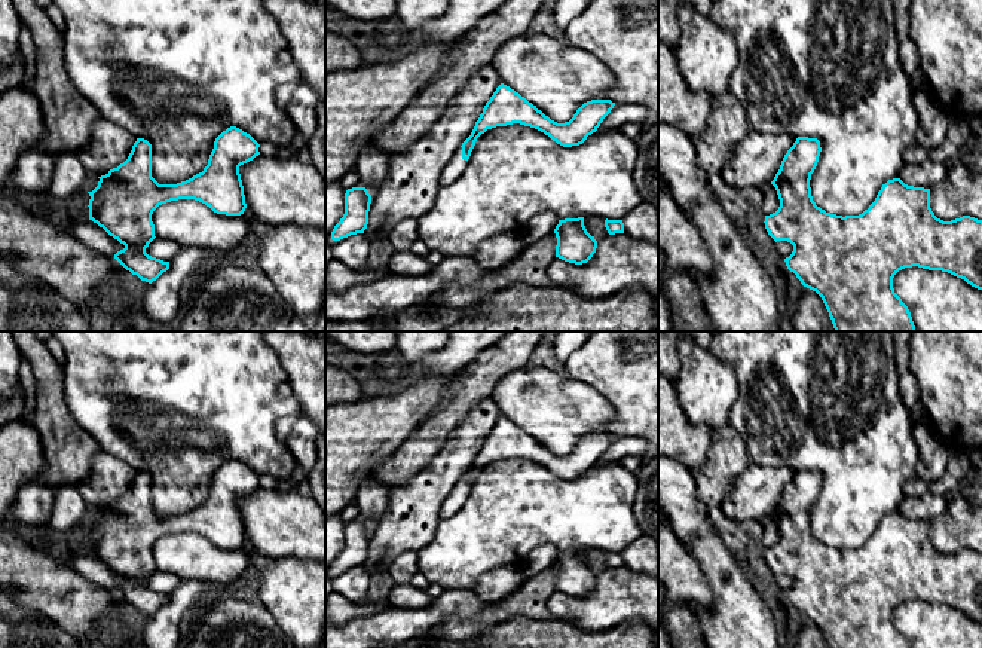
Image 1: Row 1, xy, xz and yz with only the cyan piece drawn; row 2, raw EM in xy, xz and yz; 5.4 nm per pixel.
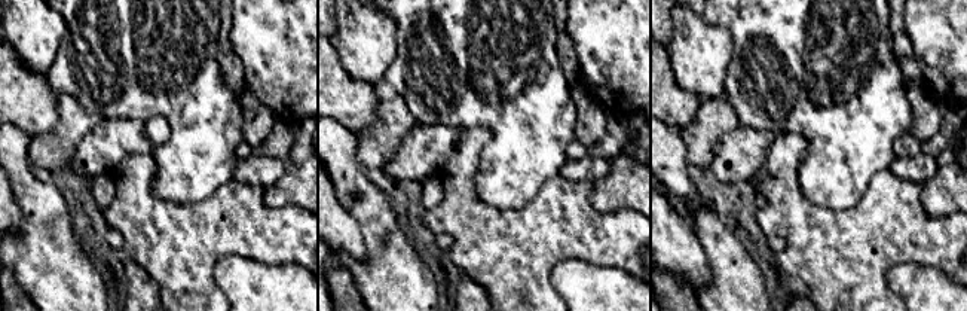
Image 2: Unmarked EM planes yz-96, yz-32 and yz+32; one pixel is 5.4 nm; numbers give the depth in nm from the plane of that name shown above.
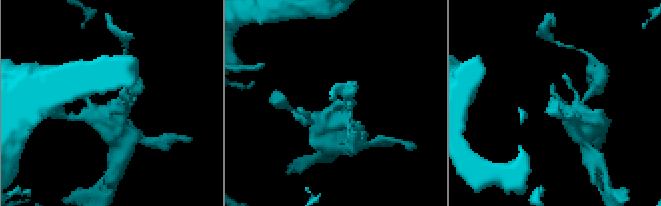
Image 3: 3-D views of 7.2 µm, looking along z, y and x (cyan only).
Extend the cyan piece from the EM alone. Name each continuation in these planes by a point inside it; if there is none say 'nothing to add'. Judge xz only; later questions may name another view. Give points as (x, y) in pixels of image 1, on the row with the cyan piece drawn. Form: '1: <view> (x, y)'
1: xz (456, 165)

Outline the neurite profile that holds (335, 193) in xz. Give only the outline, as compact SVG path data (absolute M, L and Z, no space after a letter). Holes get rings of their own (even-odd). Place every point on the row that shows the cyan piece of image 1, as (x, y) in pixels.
M339 181L325 186L325 244L333 242L331 232L345 214L345 193Z

